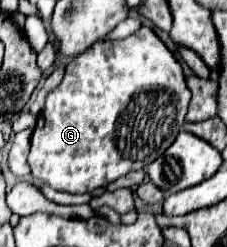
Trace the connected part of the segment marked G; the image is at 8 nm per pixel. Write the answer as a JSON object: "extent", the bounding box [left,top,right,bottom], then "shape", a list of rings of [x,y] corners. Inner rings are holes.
{"extent":[29,28,191,194],"shape":[[[139,28],[137,32],[133,32],[131,36],[127,36],[123,40],[97,42],[89,50],[85,50],[83,54],[79,54],[73,62],[69,62],[69,66],[65,70],[63,82],[47,96],[47,104],[45,104],[43,112],[39,114],[37,126],[35,126],[33,136],[31,136],[31,152],[29,152],[31,174],[35,178],[43,180],[45,184],[49,184],[51,188],[61,190],[61,192],[71,192],[71,194],[85,194],[85,192],[93,192],[99,186],[107,186],[109,182],[115,182],[117,178],[121,178],[121,176],[125,176],[125,174],[129,174],[133,170],[145,168],[147,164],[151,164],[155,158],[159,158],[173,144],[173,140],[177,138],[179,130],[183,128],[189,100],[191,100],[191,92],[187,88],[187,82],[185,82],[181,64],[175,60],[173,52],[155,36],[155,32],[151,28]]]}

